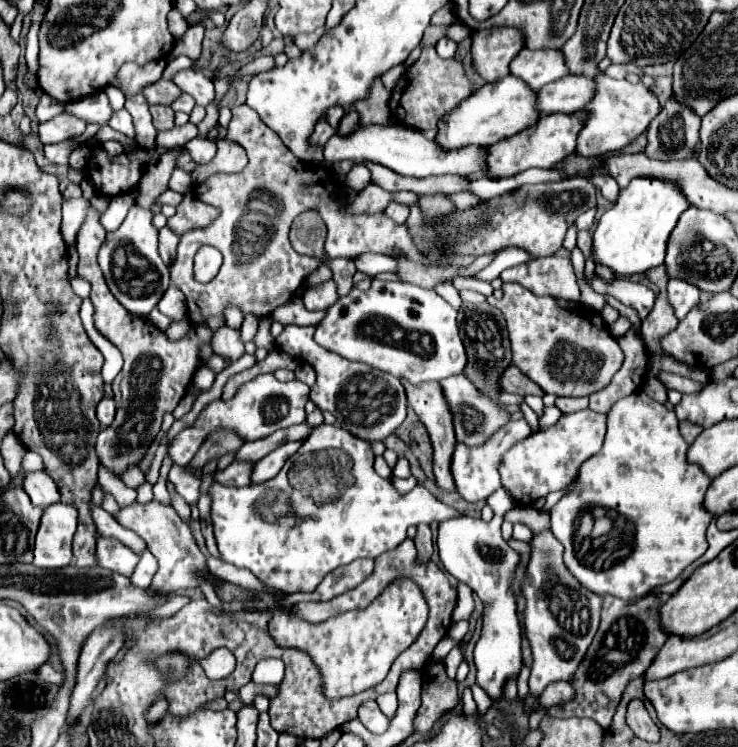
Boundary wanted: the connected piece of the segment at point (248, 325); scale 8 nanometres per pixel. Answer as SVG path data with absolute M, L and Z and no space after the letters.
M247 314L244 317L241 325L241 340L244 344L253 340L261 319L262 317L257 317L253 314Z

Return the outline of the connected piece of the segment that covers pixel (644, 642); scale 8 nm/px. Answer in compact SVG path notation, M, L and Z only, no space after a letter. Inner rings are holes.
M605 596L599 630L571 680L575 694L571 700L565 700L557 706L549 706L547 716L585 716L593 718L603 730L609 728L627 684L643 674L643 670L655 658L657 650L661 650L661 646L665 644L665 638L669 638L665 632L661 632L661 626L657 624L657 610L659 602L655 596L641 598L635 604L627 604L619 598Z

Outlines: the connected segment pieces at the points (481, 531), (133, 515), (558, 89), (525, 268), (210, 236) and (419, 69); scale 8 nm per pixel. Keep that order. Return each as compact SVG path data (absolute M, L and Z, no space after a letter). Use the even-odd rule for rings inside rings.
M503 486L487 499L494 503L495 516L491 522L483 522L471 516L455 516L445 522L439 522L437 546L441 554L441 562L445 570L455 576L459 582L471 586L473 592L483 600L483 632L475 646L475 666L477 666L477 684L491 696L501 698L501 690L505 680L511 674L519 674L521 670L521 626L517 618L515 598L509 590L509 580L515 564L519 562L517 552L503 540L501 522L503 514L515 506L513 496Z
M137 500L129 506L119 508L113 518L123 526L133 530L135 534L139 534L149 552L157 558L159 562L159 570L153 576L153 582L149 586L149 590L153 590L159 596L171 596L177 590L187 590L187 588L197 588L197 576L195 570L207 570L205 564L205 556L199 552L195 538L191 534L191 528L177 516L175 508L171 504L163 504L159 500L151 500L147 504L139 504Z
M565 76L537 90L535 110L539 116L573 114L593 98L593 80L585 76Z
M561 254L507 268L501 272L501 280L517 282L537 296L579 300L579 286L575 282L571 260Z
M245 116L245 120L235 120L227 128L225 140L233 140L245 148L249 156L249 164L241 174L223 174L217 172L209 176L205 182L195 184L195 196L213 208L219 210L219 216L205 228L193 228L181 236L177 258L170 265L171 282L185 294L187 298L187 316L191 322L201 322L205 316L221 316L227 302L237 304L243 314L253 312L259 316L271 314L277 306L285 304L295 290L303 284L303 280L321 266L315 258L299 256L289 244L289 226L293 218L309 208L317 208L327 226L325 252L329 258L345 256L357 258L365 252L381 252L393 254L393 248L401 248L407 258L425 266L457 266L472 264L476 257L463 254L439 254L430 260L419 254L413 246L411 236L407 234L403 224L395 224L383 214L363 214L363 216L347 216L341 212L341 204L337 198L337 184L331 178L331 172L323 168L305 168L291 150L281 142L281 138L267 128L259 116ZM201 246L215 246L223 252L223 266L219 274L207 282L195 282L193 278L193 258Z
M423 46L419 60L401 76L401 80L393 88L389 106L391 114L397 116L403 124L417 130L429 130L437 126L437 120L445 112L453 110L469 94L471 94L471 84L463 72L463 66L457 60L439 58L435 46Z

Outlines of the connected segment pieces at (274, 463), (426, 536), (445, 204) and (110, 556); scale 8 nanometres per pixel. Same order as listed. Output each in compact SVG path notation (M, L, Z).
M287 442L285 446L279 446L279 450L273 450L273 454L267 454L265 458L261 458L261 462L257 462L253 466L251 484L255 484L255 482L259 484L259 482L271 480L281 470L285 460L299 450L299 446L301 446L301 442Z
M427 524L417 526L417 536L415 536L415 546L419 550L419 560L427 562L433 552L433 540L431 540L431 530Z
M443 194L421 196L419 204L423 210L429 210L429 214L449 214L449 210L453 210L453 204Z
M99 538L97 540L97 560L101 568L117 572L121 576L131 576L139 556L133 554L125 544L115 538Z

